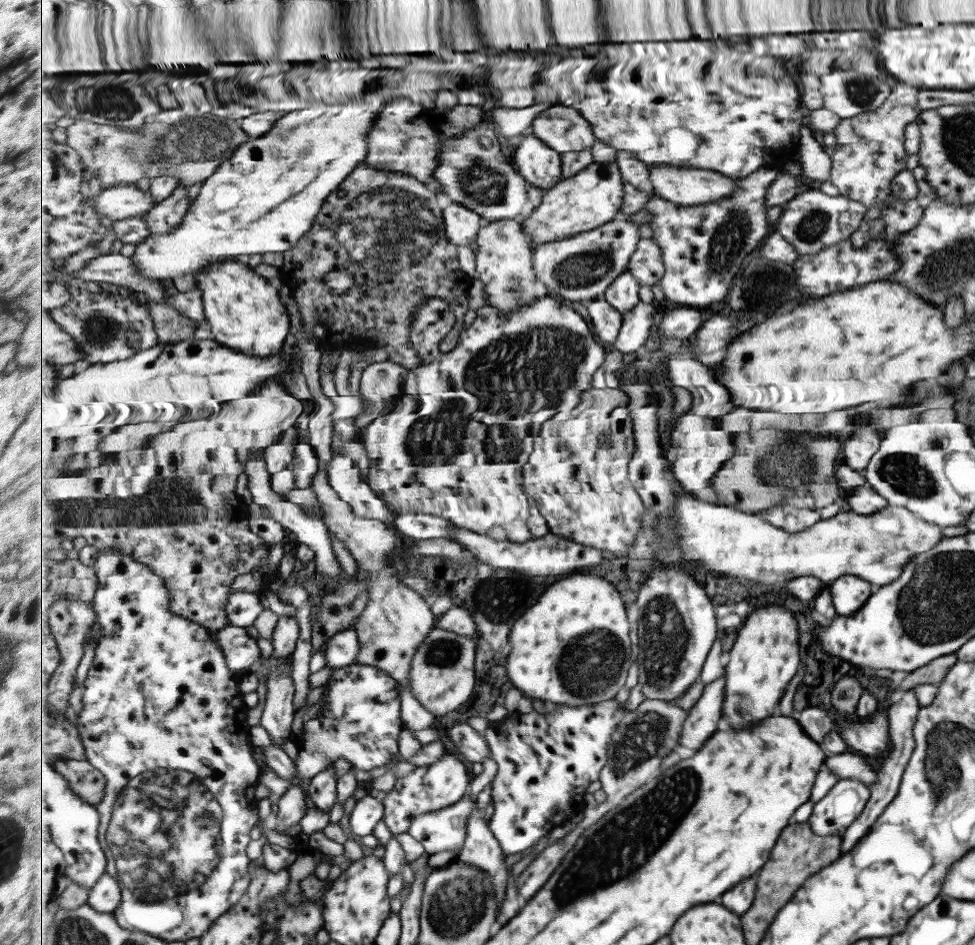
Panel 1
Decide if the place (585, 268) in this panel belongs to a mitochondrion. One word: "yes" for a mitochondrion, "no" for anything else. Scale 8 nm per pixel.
yes

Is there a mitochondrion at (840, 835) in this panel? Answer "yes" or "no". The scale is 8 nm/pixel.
no

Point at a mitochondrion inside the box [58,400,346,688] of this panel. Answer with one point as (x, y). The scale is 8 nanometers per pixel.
(79, 510)

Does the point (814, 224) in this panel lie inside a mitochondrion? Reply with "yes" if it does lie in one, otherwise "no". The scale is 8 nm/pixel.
yes

